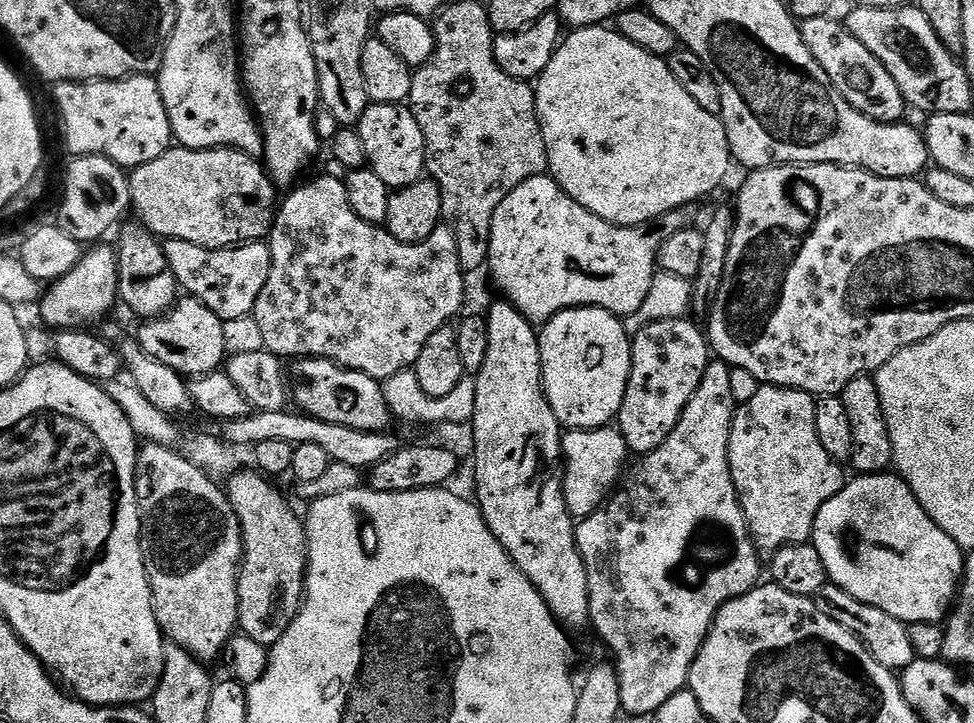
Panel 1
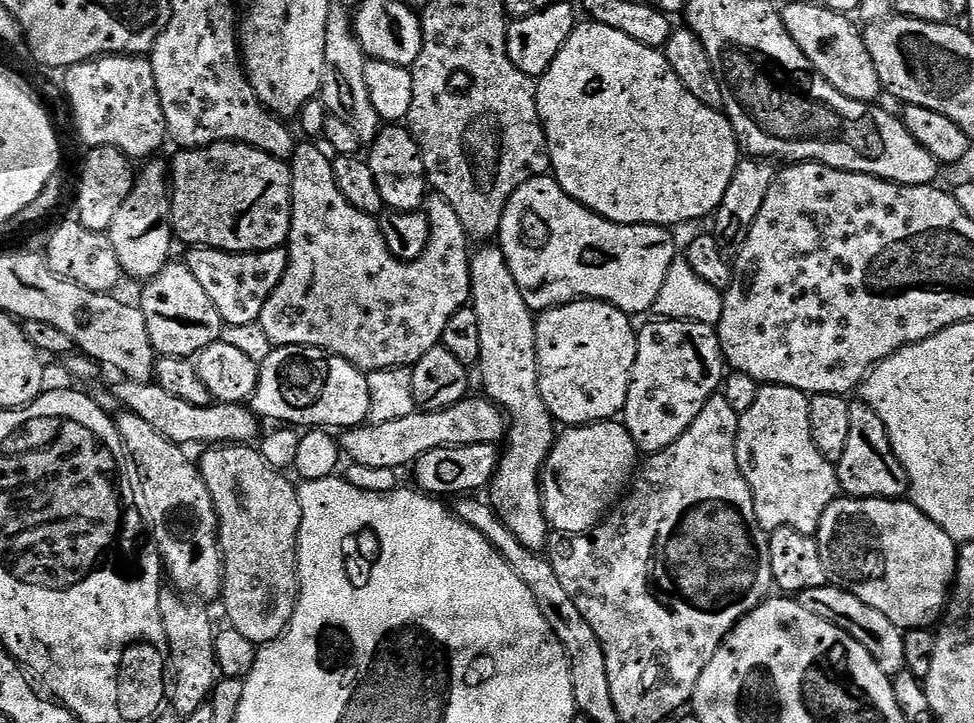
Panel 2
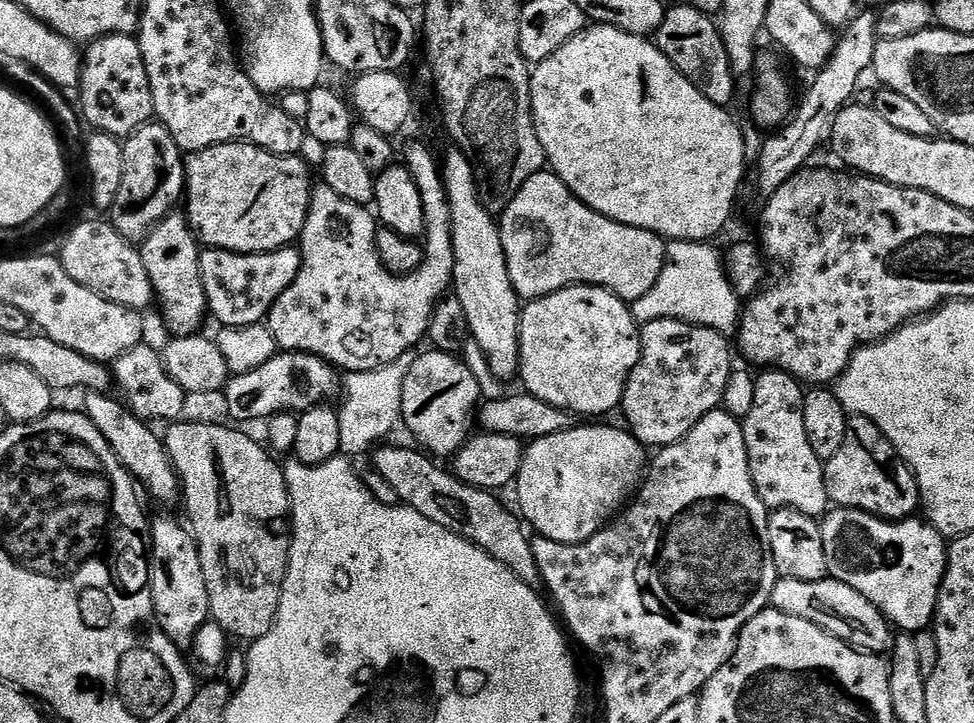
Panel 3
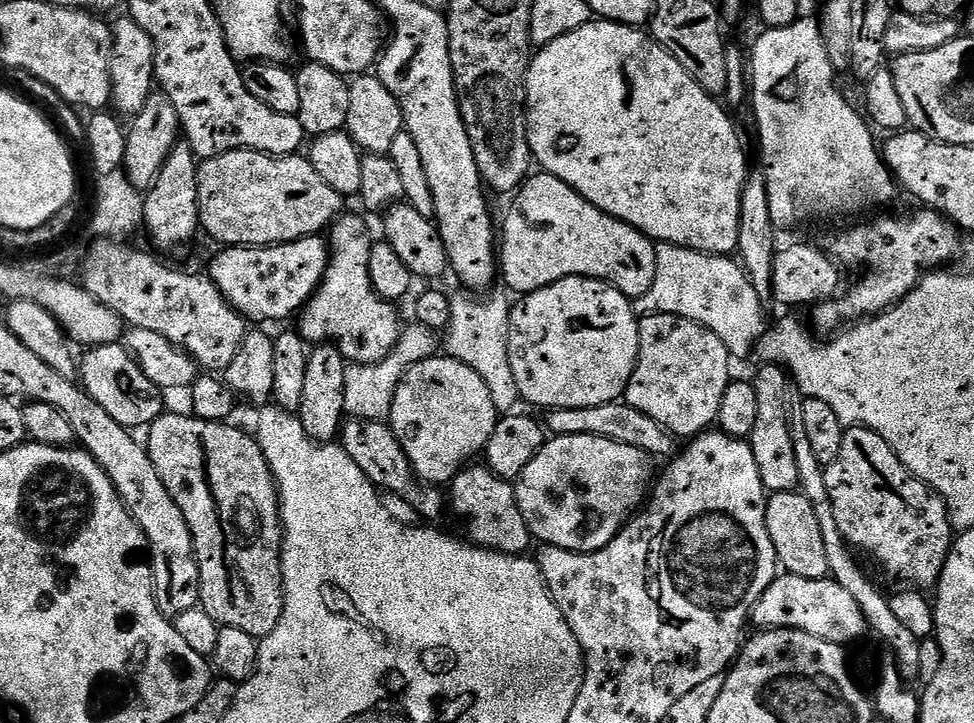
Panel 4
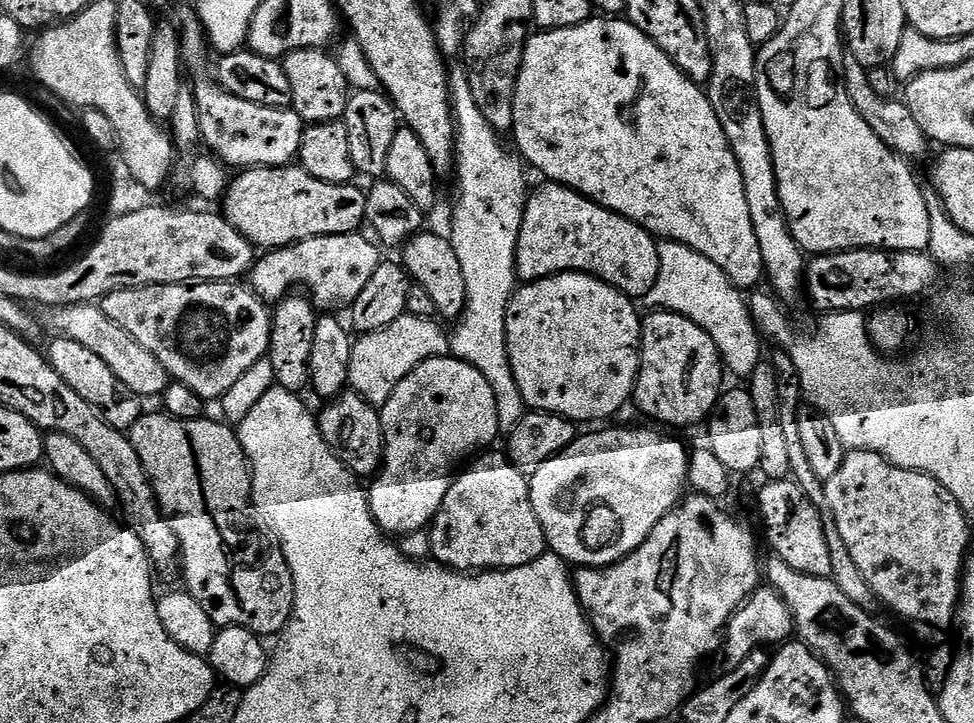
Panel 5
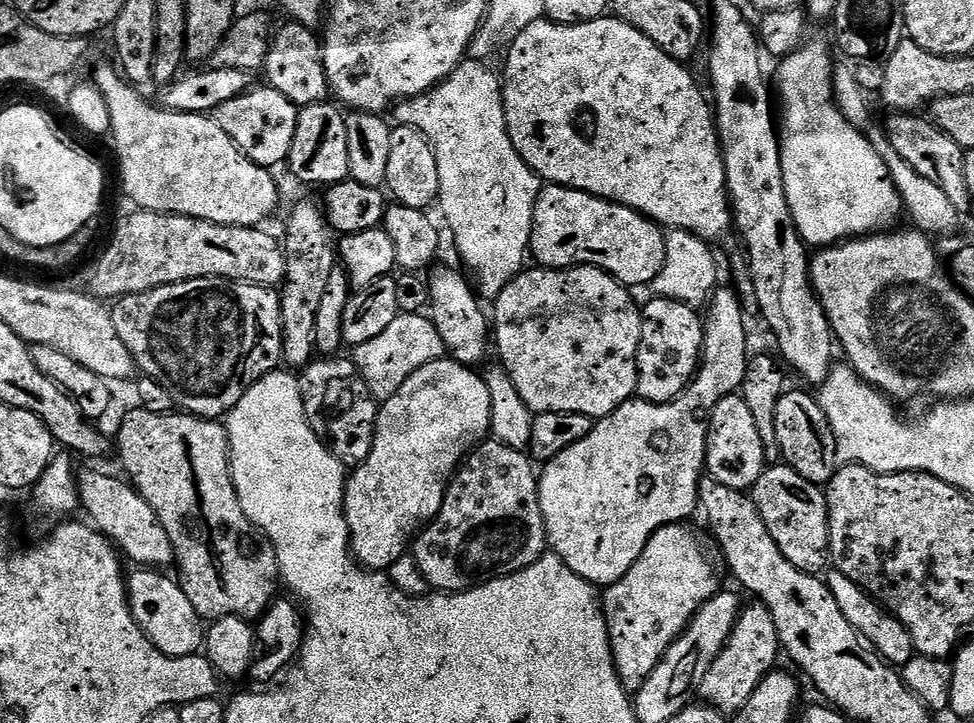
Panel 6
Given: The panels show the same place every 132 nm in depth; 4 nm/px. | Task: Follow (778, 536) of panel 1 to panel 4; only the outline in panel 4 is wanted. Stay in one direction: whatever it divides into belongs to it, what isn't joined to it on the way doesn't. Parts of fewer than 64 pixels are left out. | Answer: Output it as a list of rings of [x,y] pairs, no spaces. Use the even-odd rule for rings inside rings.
[[[766,364],[755,369],[754,383],[758,394],[758,422],[754,422],[754,430],[750,443],[754,450],[754,462],[758,462],[758,474],[762,474],[762,482],[769,493],[791,492],[799,489],[800,480],[798,464],[795,461],[794,442],[791,441],[789,428],[788,388],[790,377],[778,364]]]

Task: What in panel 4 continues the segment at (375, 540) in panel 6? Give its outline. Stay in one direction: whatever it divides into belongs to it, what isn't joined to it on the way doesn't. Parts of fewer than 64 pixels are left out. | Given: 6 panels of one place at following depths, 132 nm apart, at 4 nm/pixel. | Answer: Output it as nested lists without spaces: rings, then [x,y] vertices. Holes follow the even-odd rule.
[[[437,354],[418,362],[404,375],[394,394],[390,417],[391,430],[412,464],[412,471],[428,486],[451,485],[461,468],[475,461],[472,459],[487,449],[497,423],[498,413],[490,398],[490,390],[486,390],[486,382],[482,382],[470,366],[453,360],[447,354]]]

